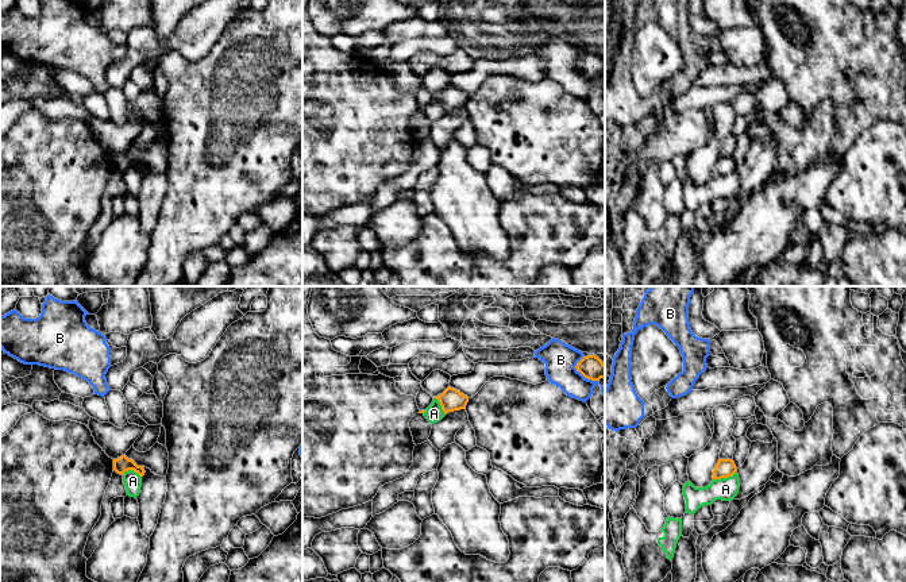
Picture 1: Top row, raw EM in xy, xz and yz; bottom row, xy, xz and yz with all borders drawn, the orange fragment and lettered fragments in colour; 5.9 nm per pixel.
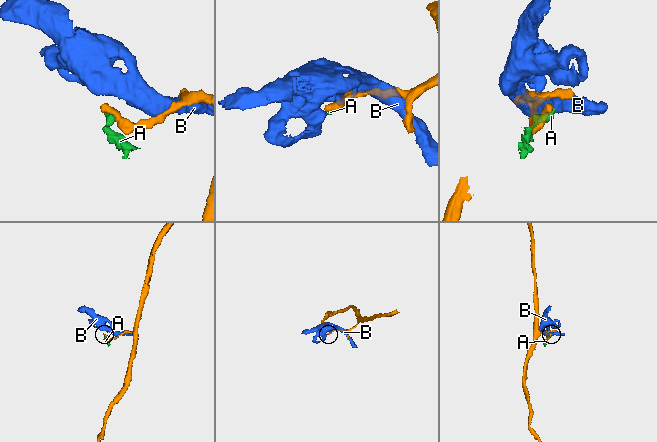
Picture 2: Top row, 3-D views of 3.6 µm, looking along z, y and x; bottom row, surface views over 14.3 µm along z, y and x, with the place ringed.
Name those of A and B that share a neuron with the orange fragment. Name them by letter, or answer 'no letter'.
no letter

